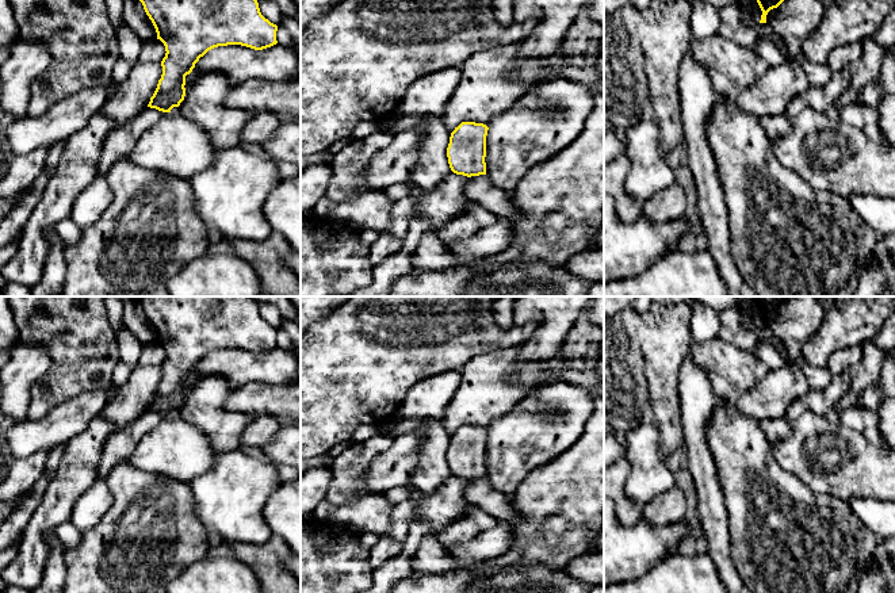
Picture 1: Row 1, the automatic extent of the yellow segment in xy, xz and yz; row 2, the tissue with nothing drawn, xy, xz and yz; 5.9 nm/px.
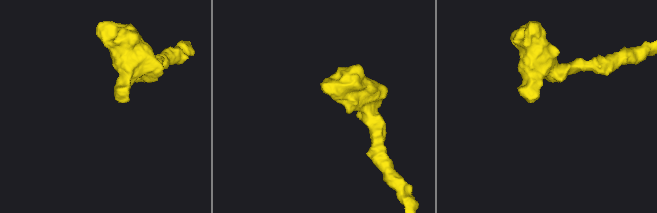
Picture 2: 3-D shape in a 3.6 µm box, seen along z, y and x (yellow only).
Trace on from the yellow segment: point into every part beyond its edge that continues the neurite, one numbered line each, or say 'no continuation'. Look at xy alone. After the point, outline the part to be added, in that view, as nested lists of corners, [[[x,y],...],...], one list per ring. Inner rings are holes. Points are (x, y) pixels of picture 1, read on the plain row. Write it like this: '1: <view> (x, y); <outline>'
no continuation

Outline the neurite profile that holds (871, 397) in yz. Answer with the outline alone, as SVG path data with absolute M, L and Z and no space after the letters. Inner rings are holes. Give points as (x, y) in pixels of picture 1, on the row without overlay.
M892 352L886 353L881 372L875 385L868 386L854 403L858 408L877 412L884 398L895 397L895 359Z

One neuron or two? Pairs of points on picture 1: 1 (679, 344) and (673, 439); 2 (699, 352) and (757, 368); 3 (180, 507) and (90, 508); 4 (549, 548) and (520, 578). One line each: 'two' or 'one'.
1: one
2: one
3: two
4: two

